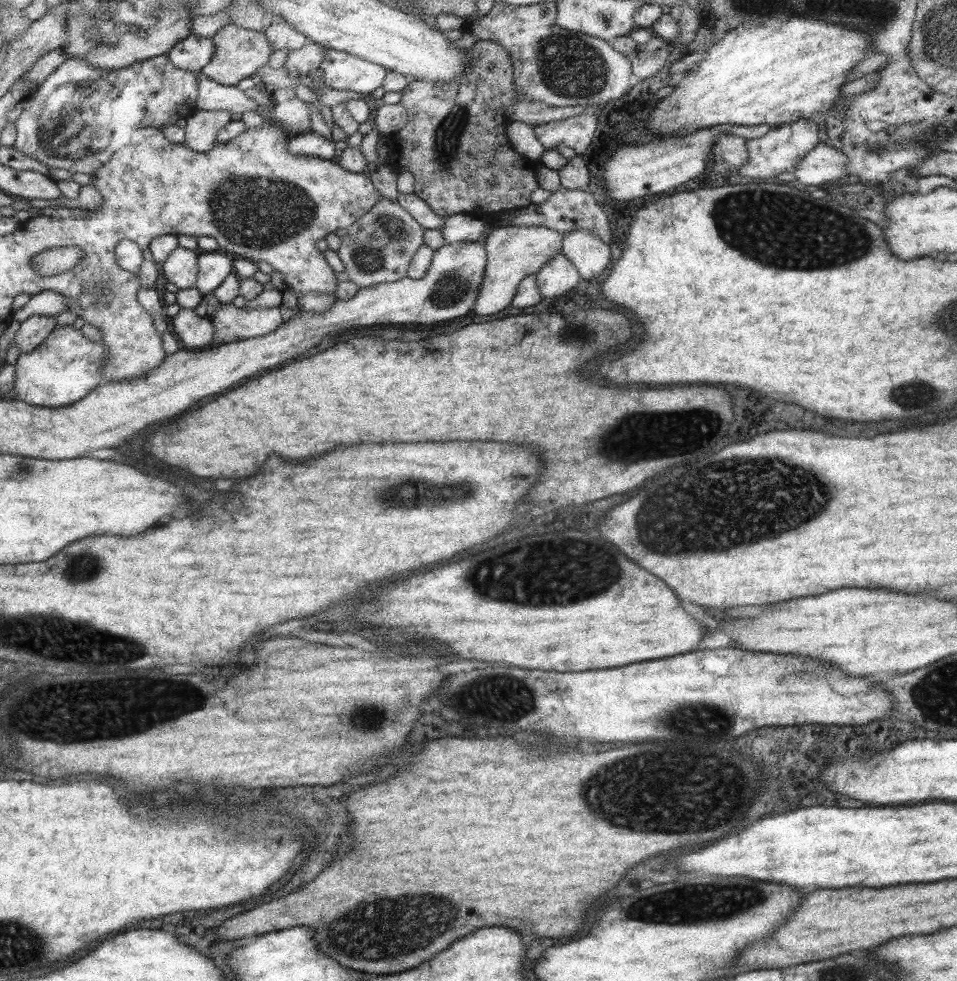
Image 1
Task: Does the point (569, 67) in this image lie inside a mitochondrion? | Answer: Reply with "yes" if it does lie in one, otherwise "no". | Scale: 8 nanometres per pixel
yes

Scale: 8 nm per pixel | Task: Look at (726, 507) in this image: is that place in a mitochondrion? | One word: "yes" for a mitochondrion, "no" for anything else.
yes

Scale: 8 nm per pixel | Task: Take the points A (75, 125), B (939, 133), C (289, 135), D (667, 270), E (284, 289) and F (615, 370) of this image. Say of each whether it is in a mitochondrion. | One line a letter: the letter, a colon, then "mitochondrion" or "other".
A: mitochondrion
B: mitochondrion
C: other
D: other
E: other
F: other

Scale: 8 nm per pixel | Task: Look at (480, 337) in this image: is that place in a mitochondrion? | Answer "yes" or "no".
no

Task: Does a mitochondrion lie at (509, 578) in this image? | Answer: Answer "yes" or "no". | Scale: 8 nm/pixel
yes

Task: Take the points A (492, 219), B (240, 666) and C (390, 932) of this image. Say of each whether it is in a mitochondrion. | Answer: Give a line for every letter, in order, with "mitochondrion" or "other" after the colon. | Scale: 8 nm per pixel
A: other
B: other
C: mitochondrion

